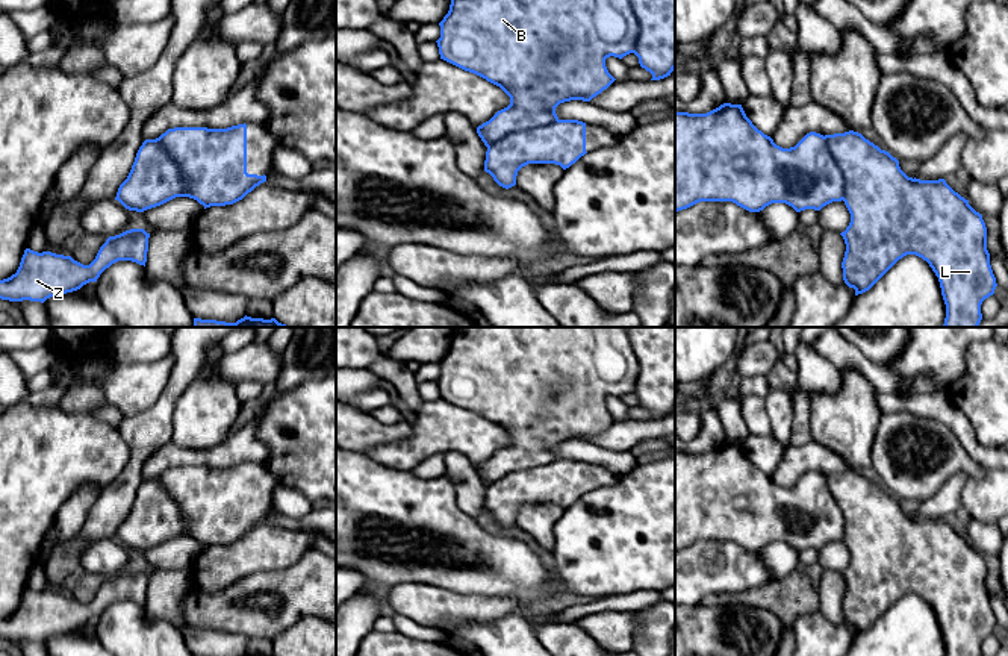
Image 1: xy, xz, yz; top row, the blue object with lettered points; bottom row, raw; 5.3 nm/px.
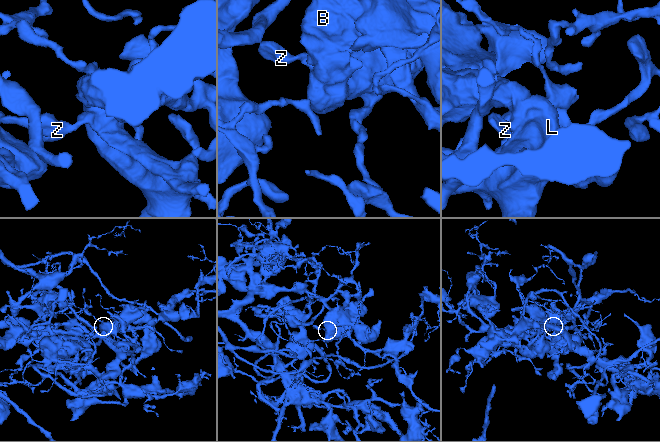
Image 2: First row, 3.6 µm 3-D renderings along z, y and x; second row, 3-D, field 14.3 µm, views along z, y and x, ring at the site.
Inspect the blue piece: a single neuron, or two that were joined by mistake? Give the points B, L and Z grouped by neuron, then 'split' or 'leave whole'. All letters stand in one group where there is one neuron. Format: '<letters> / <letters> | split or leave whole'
B / L Z | split

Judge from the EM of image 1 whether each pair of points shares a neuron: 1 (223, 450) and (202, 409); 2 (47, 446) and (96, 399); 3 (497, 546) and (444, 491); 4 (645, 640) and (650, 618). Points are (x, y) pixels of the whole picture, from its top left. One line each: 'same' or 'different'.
1: different
2: different
3: same
4: same

